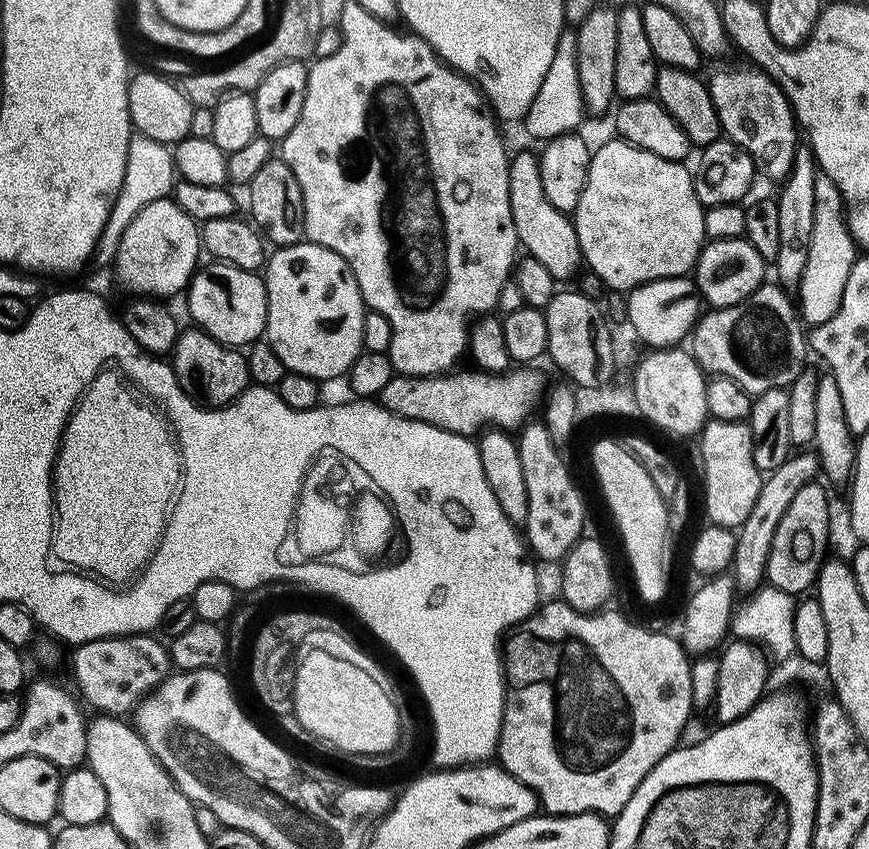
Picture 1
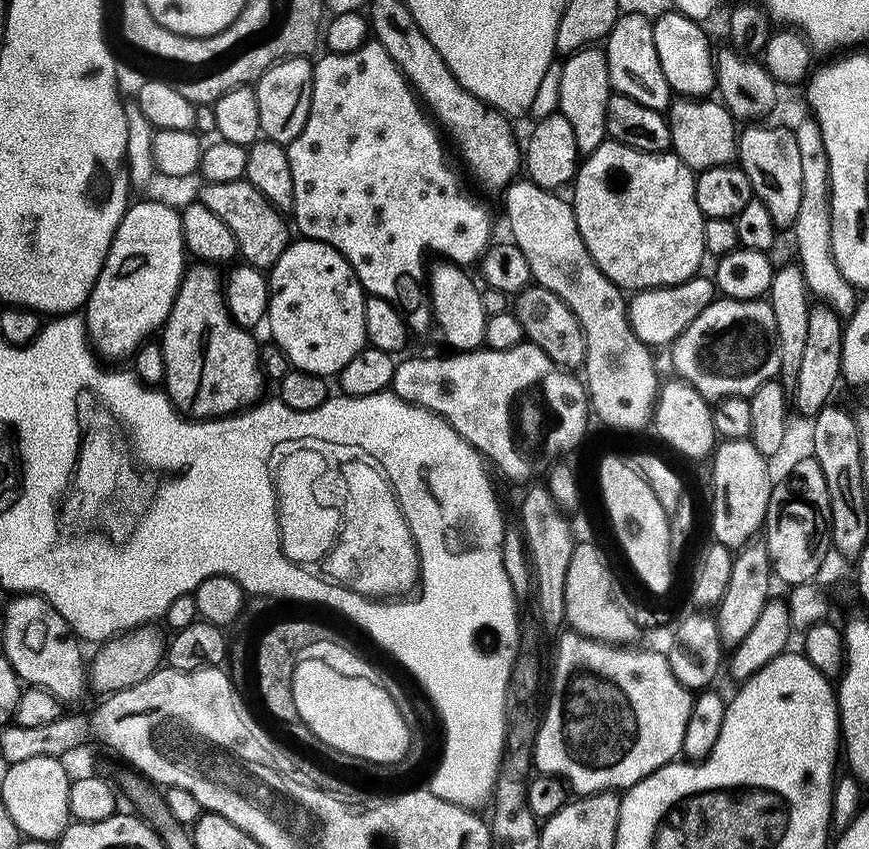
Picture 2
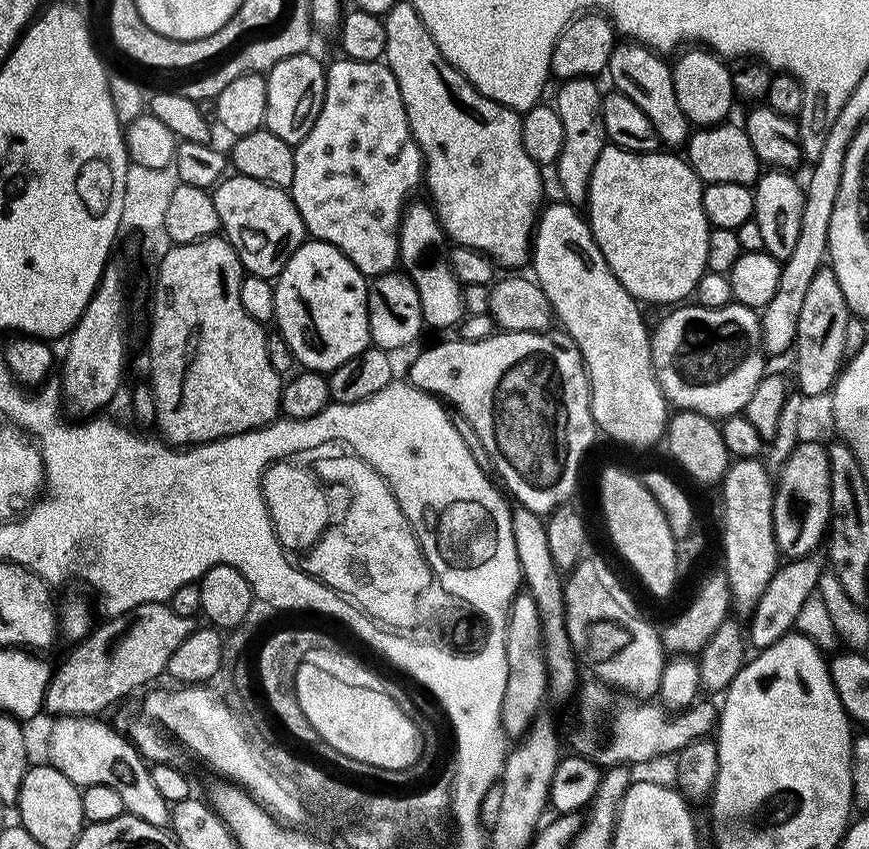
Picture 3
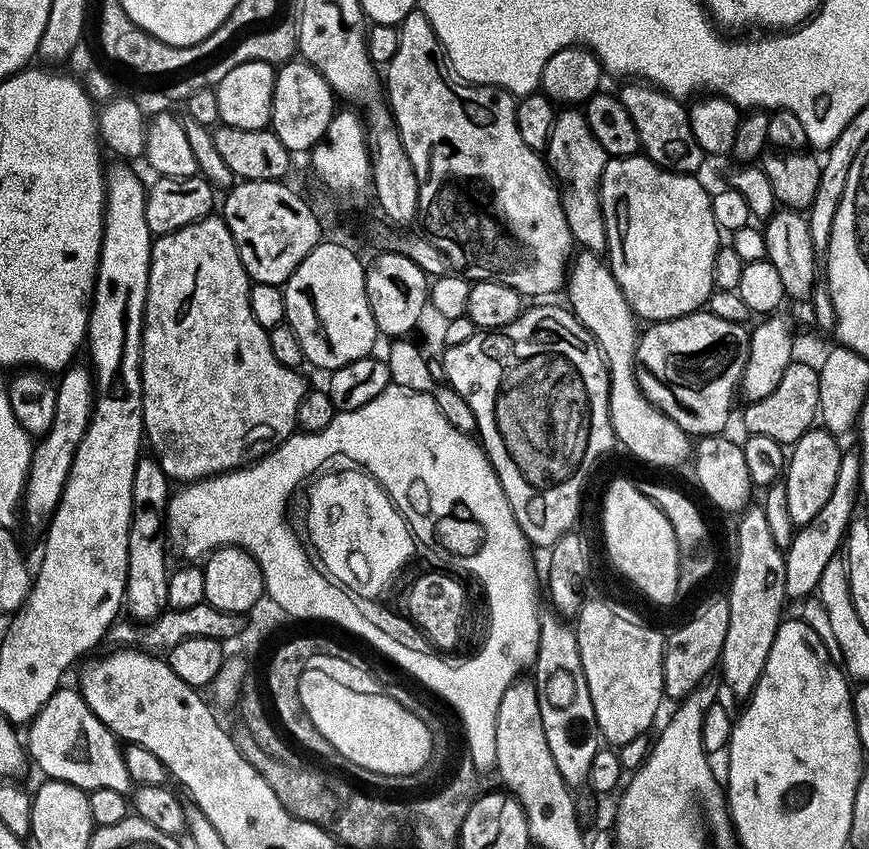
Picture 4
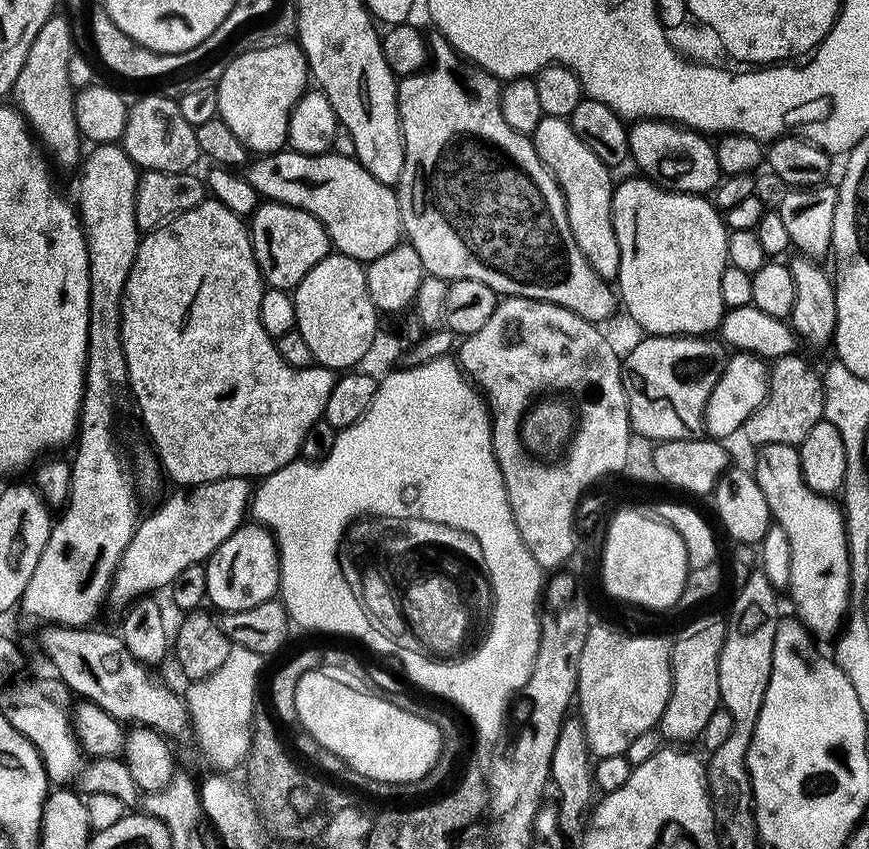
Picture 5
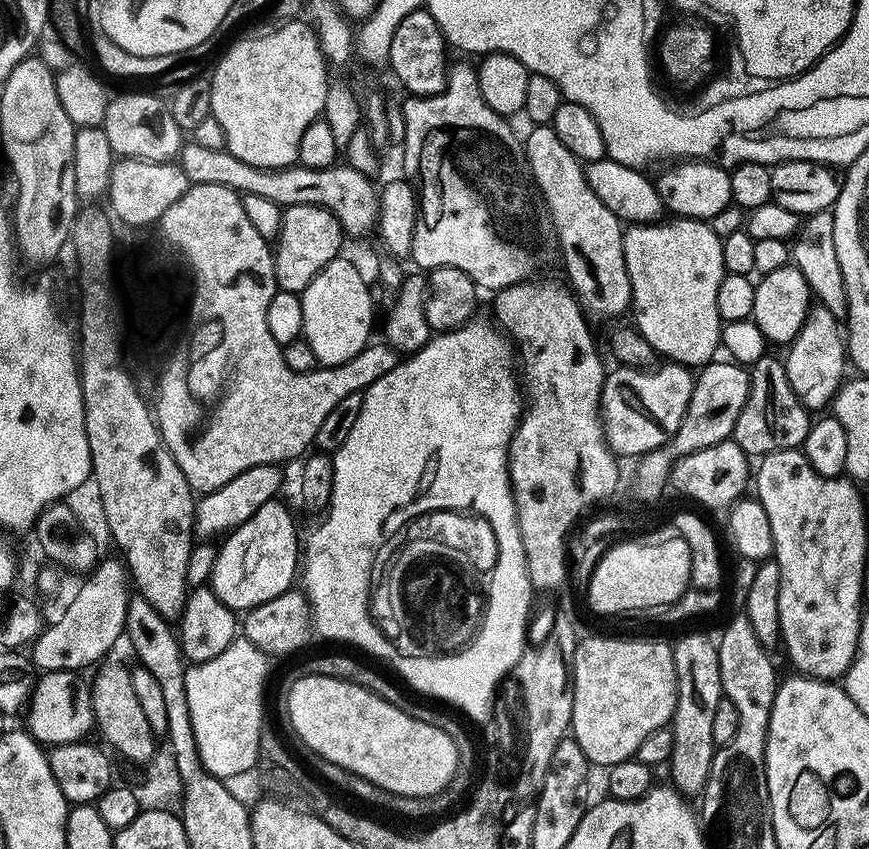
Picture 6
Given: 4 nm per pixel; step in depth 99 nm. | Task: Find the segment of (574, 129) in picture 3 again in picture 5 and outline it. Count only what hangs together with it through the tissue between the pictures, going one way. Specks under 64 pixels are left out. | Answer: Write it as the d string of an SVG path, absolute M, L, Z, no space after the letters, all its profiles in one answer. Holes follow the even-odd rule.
M545 116L538 126L534 143L538 154L542 158L544 167L556 175L556 180L564 192L567 206L567 216L570 218L571 232L574 234L586 262L605 282L616 282L620 279L620 269L624 267L622 250L618 246L618 234L614 226L615 211L612 207L612 194L614 191L613 169L607 168L574 134L571 119L550 118Z

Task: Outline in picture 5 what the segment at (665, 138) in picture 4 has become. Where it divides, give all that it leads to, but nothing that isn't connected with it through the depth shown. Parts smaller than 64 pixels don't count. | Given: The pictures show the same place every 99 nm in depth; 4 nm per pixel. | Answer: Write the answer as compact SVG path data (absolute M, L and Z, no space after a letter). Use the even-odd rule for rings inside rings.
M638 120L629 127L628 137L631 163L636 163L647 179L661 186L670 186L671 191L687 196L707 197L720 188L722 173L717 145L708 141L711 139L707 135L674 124L671 120Z

